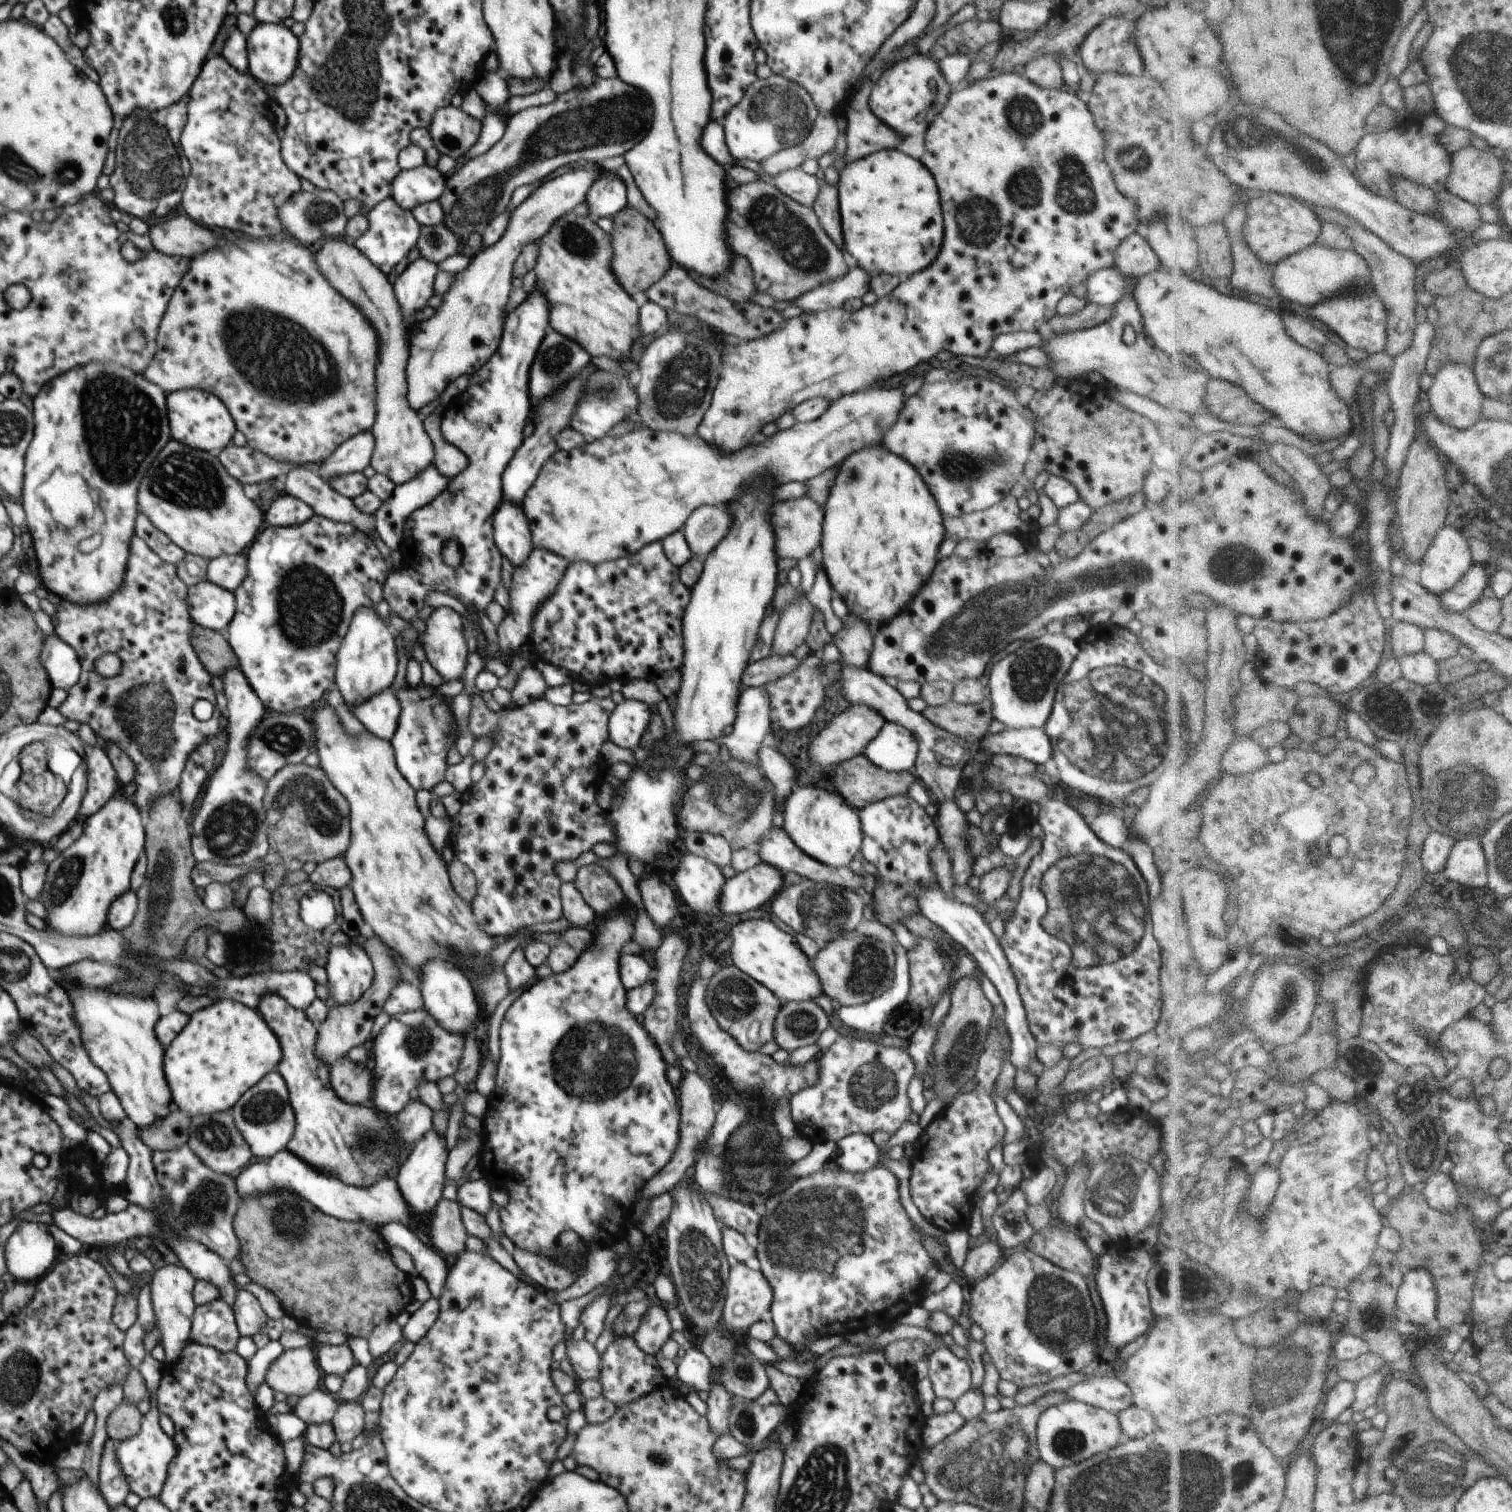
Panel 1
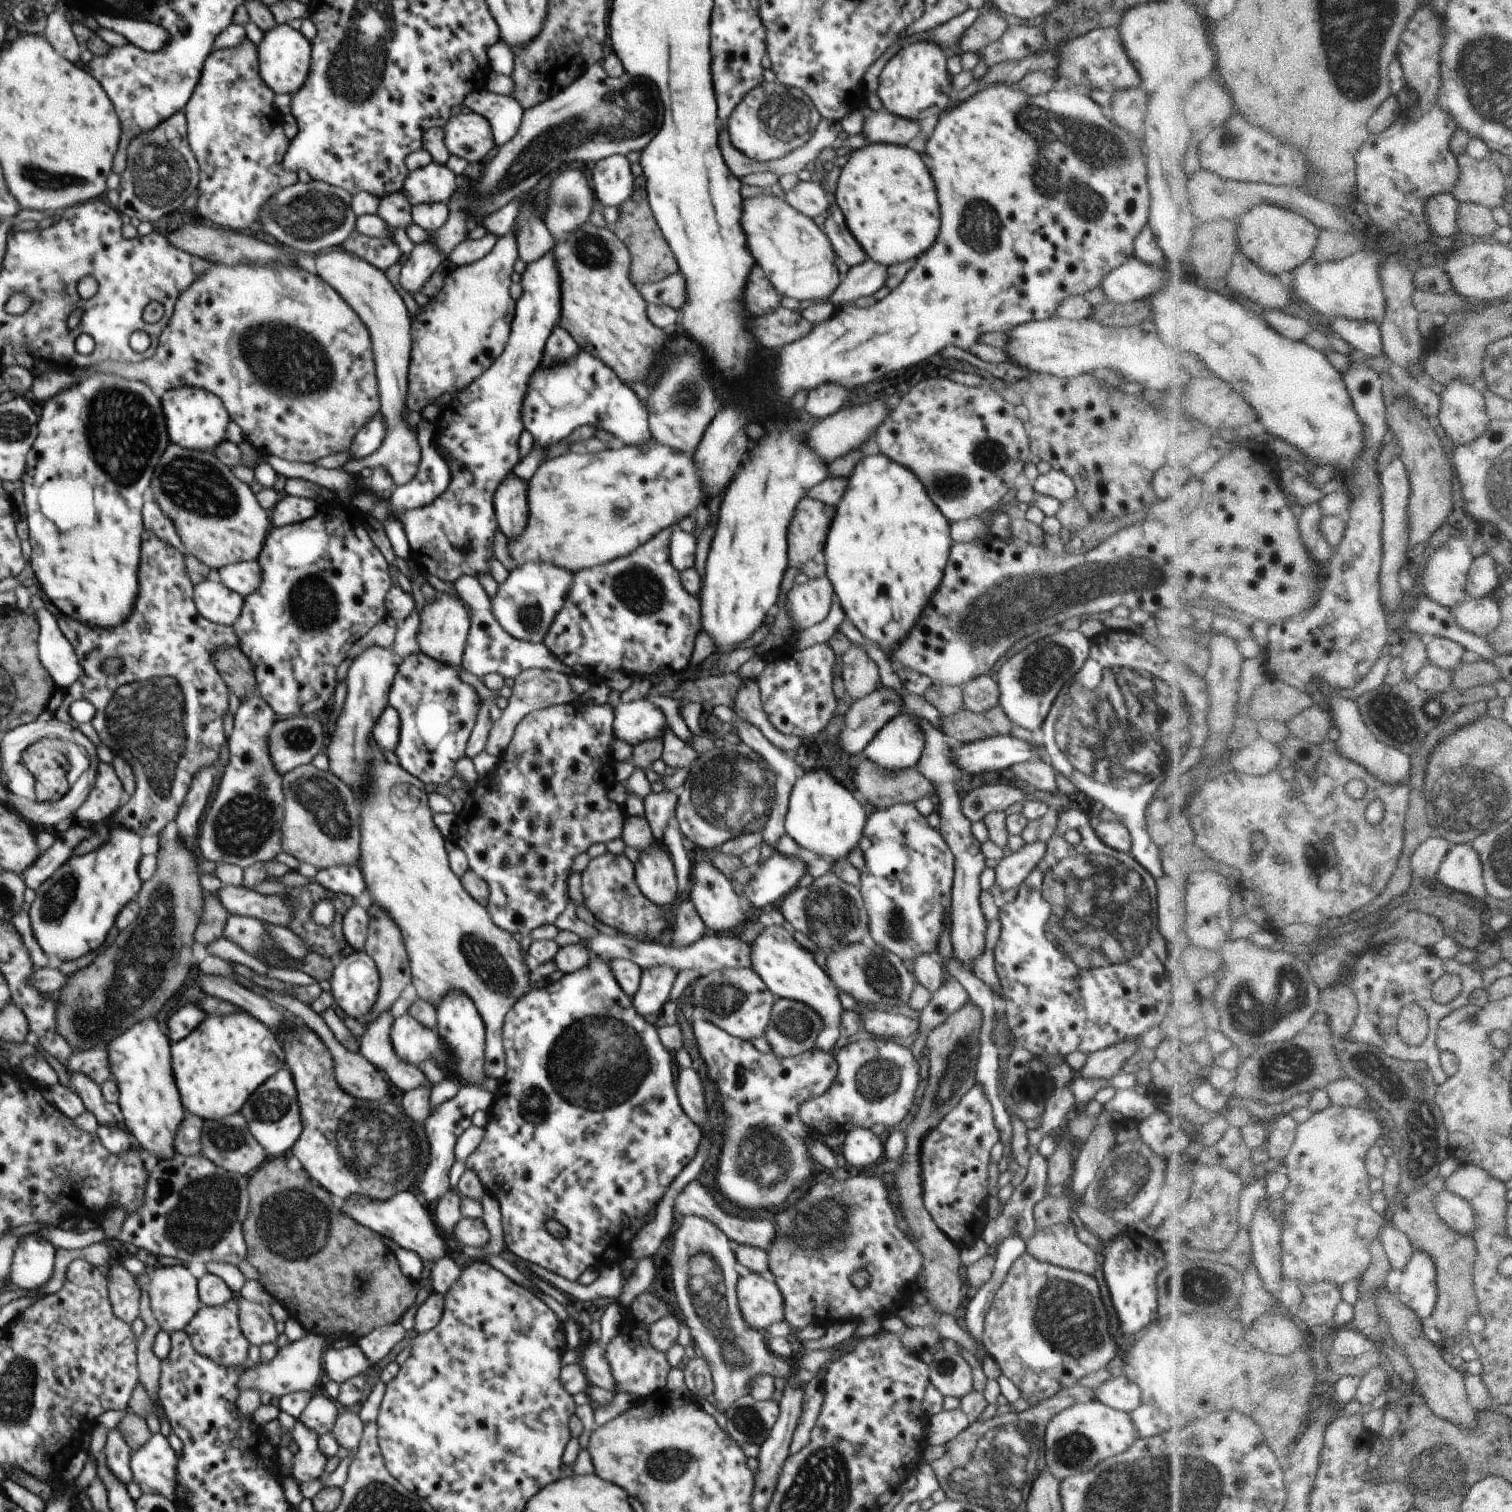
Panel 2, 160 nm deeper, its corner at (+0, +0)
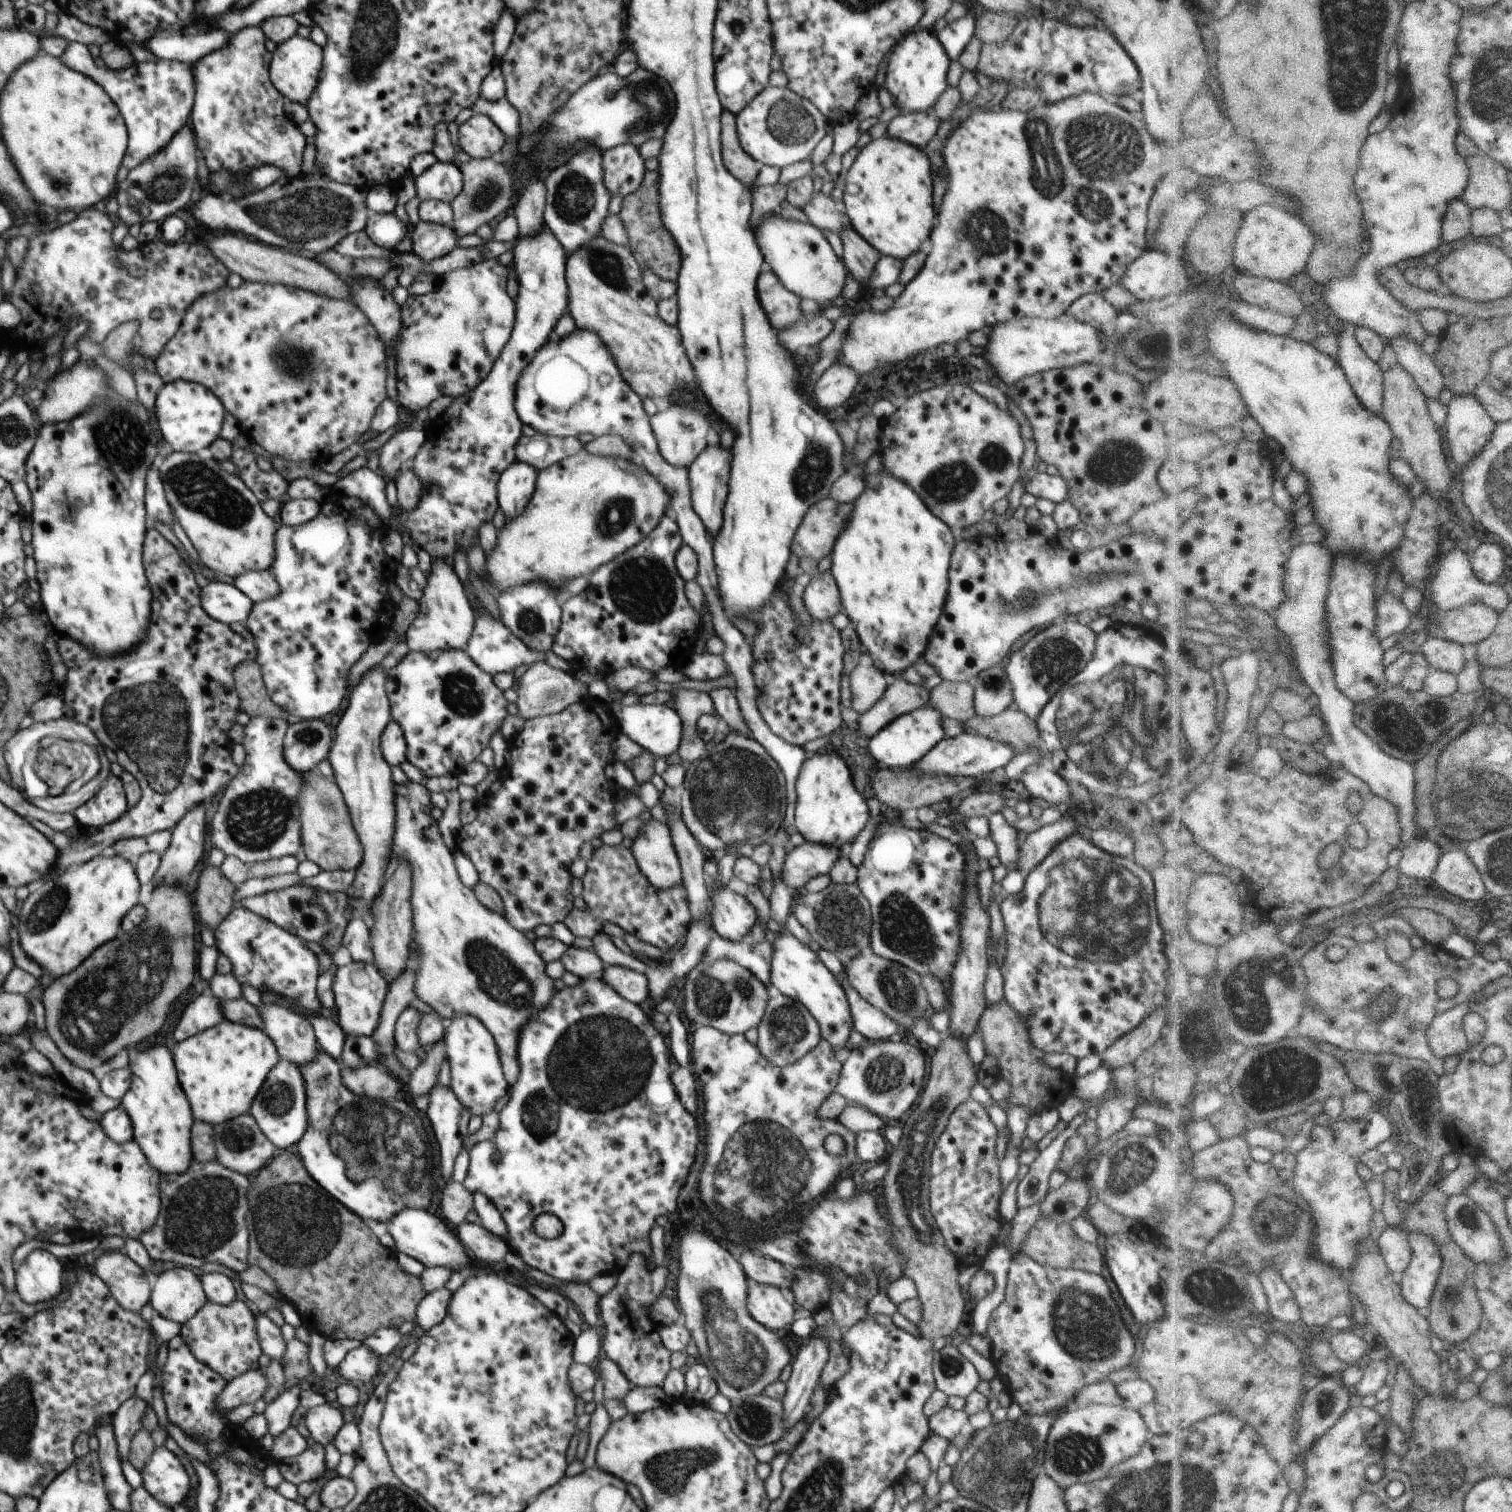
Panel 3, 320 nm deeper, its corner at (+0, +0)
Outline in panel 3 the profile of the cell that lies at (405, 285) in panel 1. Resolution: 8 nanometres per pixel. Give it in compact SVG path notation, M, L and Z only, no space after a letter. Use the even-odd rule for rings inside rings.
M419 220L410 232L412 251L425 261L447 255L458 246L459 236L449 226Z

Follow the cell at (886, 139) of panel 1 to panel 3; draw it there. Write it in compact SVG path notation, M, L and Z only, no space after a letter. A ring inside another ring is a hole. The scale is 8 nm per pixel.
M924 112L900 113L888 125L890 137L899 138L921 149L935 137L940 126L940 119Z

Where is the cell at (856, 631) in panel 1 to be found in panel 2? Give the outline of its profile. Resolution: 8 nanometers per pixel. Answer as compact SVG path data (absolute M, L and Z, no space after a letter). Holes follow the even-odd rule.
M852 643L842 656L844 660L842 677L846 694L850 694L857 701L881 686L878 666L864 650Z

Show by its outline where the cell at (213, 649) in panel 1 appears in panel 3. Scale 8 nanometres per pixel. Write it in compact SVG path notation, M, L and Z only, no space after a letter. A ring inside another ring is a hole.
M258 662L240 663L234 669L233 677L240 697L241 711L246 712L250 717L267 716L287 722L289 714L270 698Z

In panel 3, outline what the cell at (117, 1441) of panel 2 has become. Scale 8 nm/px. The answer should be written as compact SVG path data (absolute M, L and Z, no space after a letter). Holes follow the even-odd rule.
M132 1395L112 1415L111 1424L122 1459L128 1459L133 1436L142 1428L142 1419L150 1402Z

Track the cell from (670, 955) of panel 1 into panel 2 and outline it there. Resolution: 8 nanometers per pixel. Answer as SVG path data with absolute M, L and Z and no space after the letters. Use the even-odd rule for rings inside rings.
M690 897L681 901L677 908L676 921L676 927L672 928L672 945L676 947L688 946L704 936L706 926L698 912L696 912Z

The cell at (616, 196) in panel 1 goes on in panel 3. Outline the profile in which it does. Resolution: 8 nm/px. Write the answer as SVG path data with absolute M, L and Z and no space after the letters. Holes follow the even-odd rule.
M621 144L603 152L604 182L612 196L632 194L643 181L646 169L639 147Z

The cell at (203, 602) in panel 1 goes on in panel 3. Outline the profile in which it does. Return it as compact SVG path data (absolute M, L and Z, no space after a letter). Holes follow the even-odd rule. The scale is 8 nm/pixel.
M210 581L201 588L202 608L214 620L231 625L246 622L253 602L236 585Z

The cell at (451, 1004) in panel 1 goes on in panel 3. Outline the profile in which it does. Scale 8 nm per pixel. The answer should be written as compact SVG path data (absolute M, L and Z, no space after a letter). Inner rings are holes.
M458 1015L446 1022L443 1038L451 1070L449 1087L454 1091L456 1098L472 1115L483 1117L494 1111L498 1099L506 1096L510 1086L505 1079L497 1044L490 1031L478 1017Z

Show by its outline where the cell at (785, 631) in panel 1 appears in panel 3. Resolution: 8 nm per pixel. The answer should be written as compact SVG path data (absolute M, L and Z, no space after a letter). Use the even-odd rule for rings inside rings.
M830 571L818 573L803 592L803 604L812 618L821 621L843 612L841 596L834 575Z

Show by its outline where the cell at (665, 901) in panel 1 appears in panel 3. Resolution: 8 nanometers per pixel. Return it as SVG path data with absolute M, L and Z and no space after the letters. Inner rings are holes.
M650 819L639 832L631 851L642 874L656 889L679 885L683 880L681 866L667 824Z

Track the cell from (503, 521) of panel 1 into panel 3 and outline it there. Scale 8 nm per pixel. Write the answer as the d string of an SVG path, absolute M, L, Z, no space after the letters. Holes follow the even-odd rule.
M518 460L501 474L497 499L506 518L517 517L529 504L535 491L537 474L536 468Z

